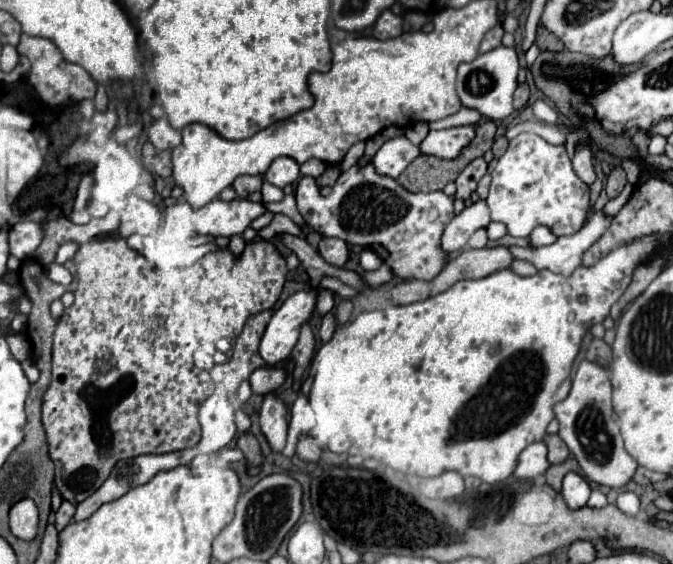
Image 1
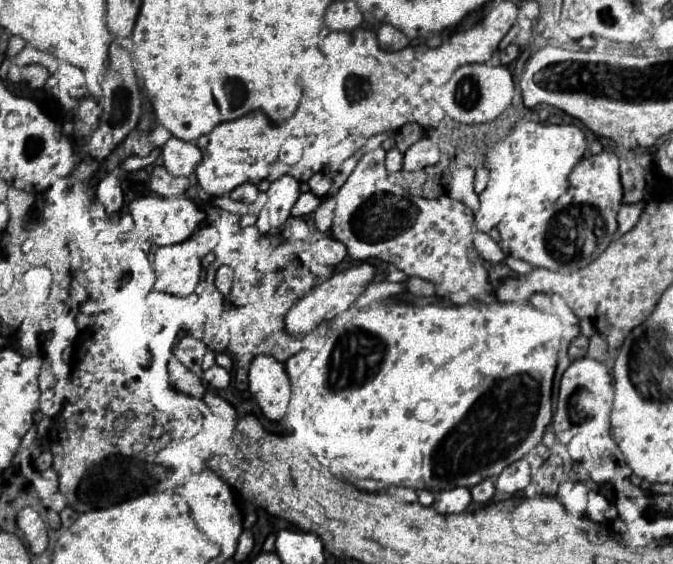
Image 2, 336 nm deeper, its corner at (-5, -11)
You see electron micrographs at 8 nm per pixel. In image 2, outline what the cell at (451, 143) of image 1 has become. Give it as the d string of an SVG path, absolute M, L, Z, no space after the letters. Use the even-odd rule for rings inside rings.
M423 137L417 143L413 143L407 151L405 151L405 163L403 169L405 171L415 171L415 169L423 169L427 165L435 165L441 157L441 151L437 147L437 143L431 137Z

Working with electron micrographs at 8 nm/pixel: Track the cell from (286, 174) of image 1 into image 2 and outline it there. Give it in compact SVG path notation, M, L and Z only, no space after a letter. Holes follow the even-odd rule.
M283 175L271 181L267 191L267 209L273 227L281 227L291 217L291 207L299 197L299 181L291 175Z

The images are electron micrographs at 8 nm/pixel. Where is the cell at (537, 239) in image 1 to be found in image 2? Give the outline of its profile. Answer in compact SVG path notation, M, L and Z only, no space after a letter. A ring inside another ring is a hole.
M507 255L505 257L505 263L515 271L515 273L519 273L519 275L527 275L533 267L527 263L527 261L521 261L521 259L515 259L513 255Z

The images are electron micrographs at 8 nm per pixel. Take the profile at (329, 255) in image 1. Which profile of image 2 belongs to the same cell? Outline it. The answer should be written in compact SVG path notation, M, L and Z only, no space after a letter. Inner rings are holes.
M325 235L317 243L313 243L311 251L313 251L315 259L323 265L337 265L347 257L347 247L343 247L343 243L339 243L337 239L333 239L329 235Z

